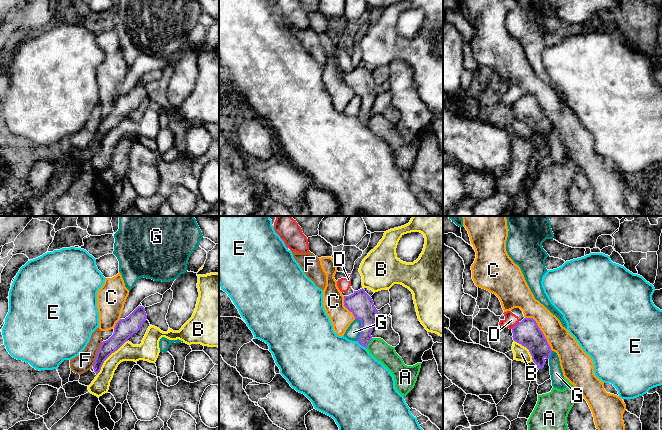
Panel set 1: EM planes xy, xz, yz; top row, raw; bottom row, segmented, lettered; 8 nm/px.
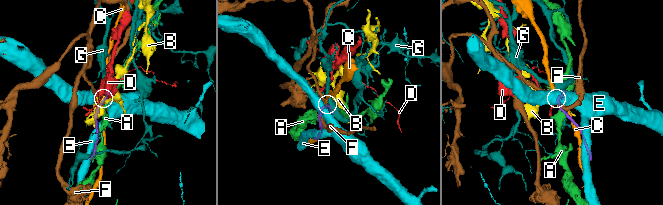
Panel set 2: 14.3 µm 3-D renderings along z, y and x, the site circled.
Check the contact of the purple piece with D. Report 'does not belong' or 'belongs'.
does not belong

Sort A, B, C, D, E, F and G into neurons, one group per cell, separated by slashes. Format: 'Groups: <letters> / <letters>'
Groups: A / B / C / D / E / F / G

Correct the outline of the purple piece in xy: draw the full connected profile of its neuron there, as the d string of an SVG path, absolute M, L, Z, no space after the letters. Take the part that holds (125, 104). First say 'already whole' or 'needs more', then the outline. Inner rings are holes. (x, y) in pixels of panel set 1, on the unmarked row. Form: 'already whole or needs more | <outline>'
already whole | M138 82L128 93L120 95L115 103L113 111L103 117L97 129L93 141L96 151L100 148L104 137L117 127L128 115L137 109L147 95L145 84Z

